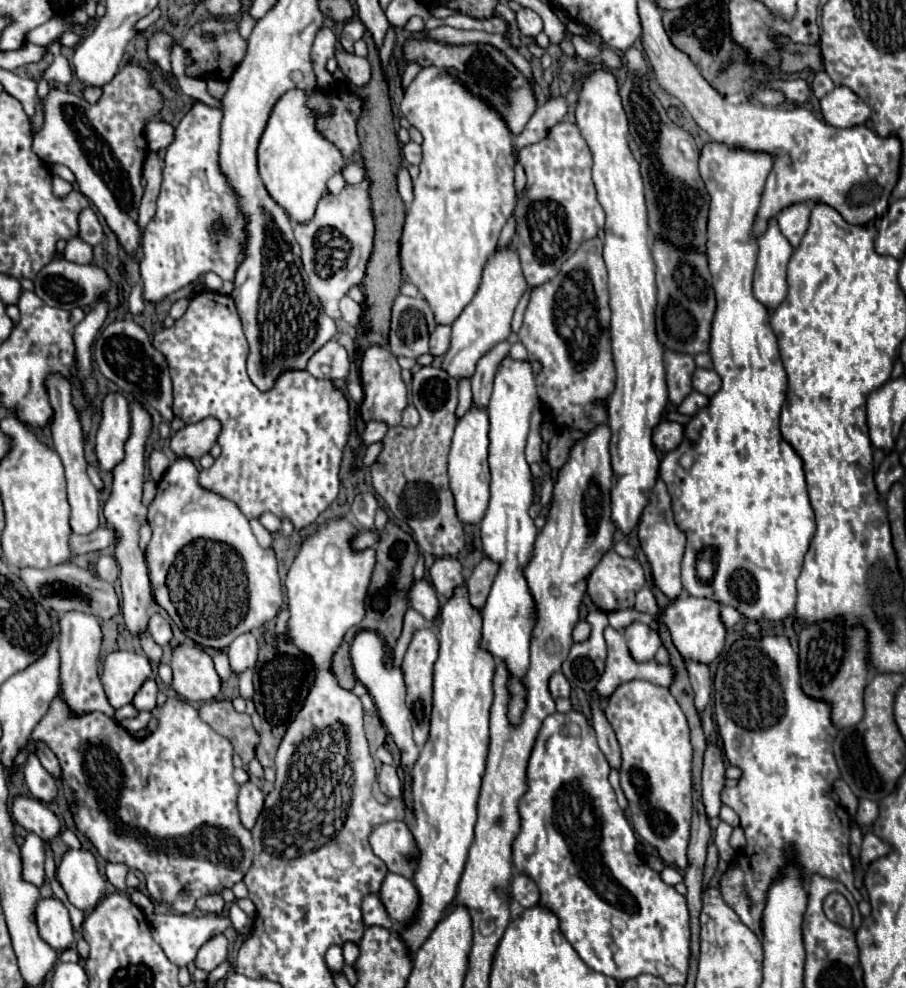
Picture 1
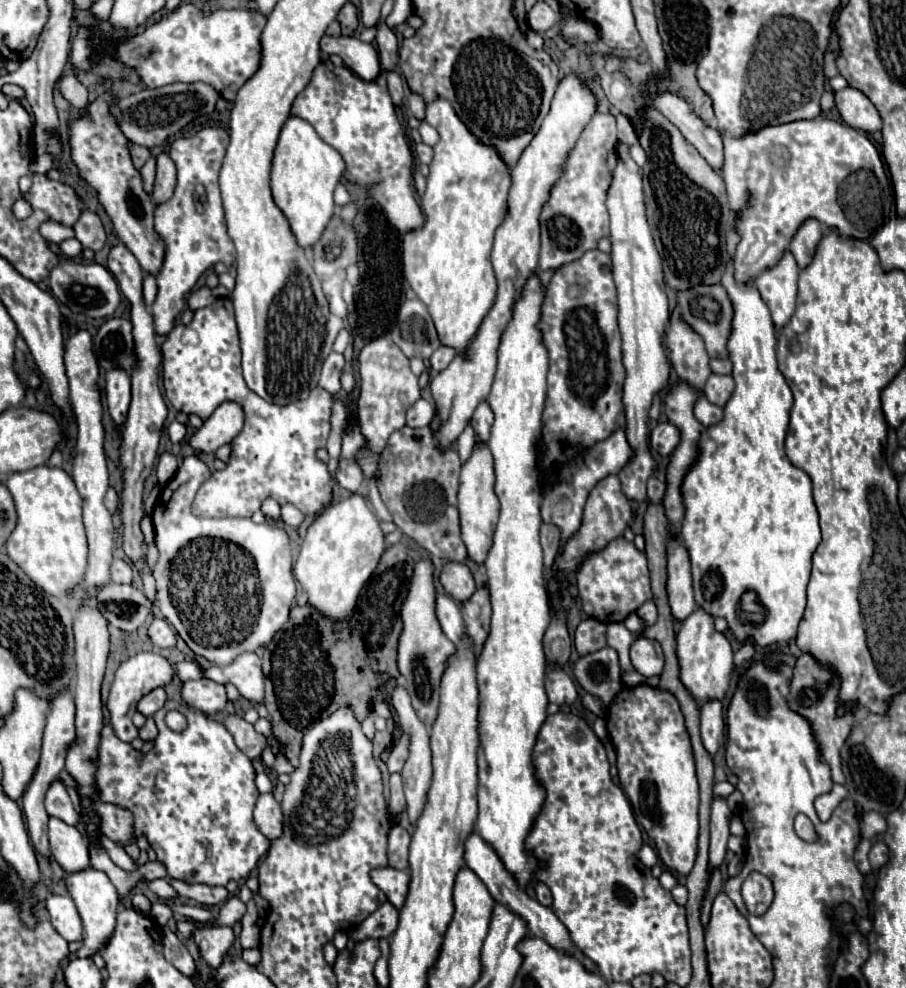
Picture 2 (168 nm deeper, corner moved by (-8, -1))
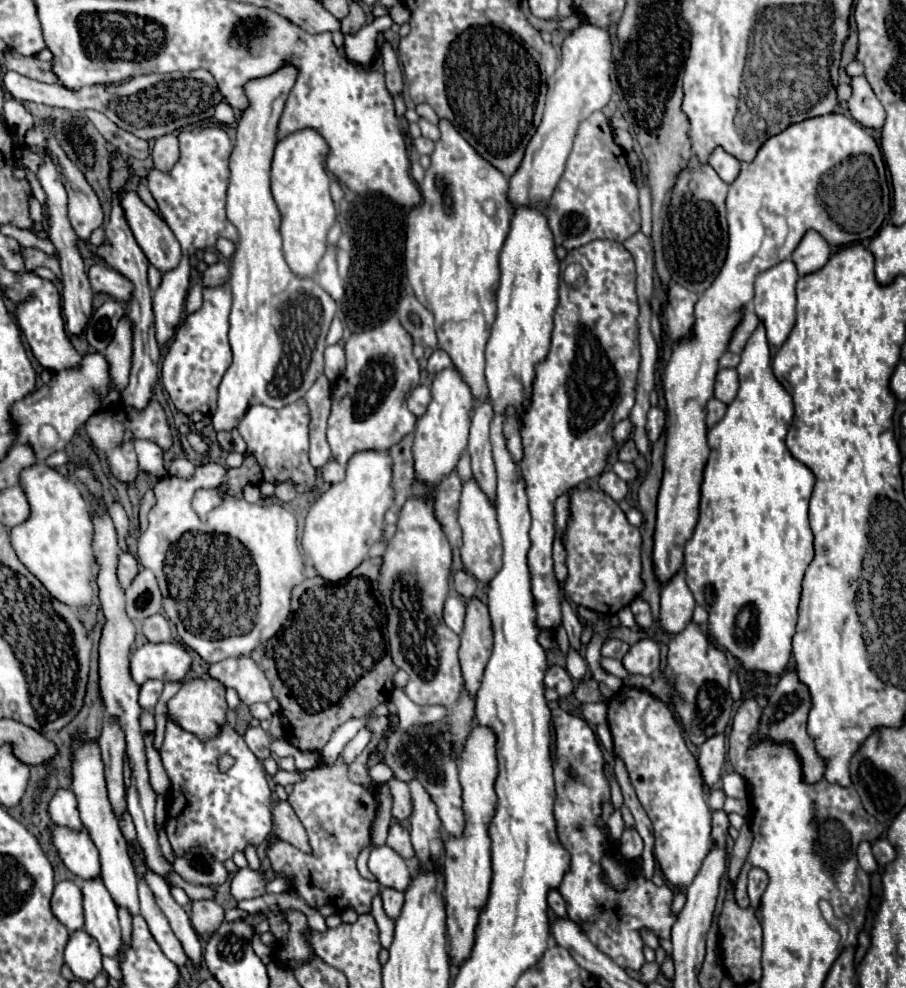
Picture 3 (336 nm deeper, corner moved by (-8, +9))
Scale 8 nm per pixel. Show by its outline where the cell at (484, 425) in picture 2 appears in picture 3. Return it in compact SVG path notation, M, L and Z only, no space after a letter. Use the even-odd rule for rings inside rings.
M478 404L474 408L468 454L472 458L472 472L476 484L488 496L490 504L496 506L496 466L494 466L492 444L490 444L492 416L494 416L494 408L490 404Z

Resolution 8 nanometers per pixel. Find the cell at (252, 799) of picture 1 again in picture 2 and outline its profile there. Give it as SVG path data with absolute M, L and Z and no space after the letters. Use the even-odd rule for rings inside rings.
M260 794L254 806L254 822L266 838L278 838L282 834L282 810L272 794Z

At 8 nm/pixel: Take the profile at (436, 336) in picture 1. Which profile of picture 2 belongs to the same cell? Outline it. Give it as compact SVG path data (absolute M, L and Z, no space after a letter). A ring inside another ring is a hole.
M440 346L440 348L430 356L430 364L432 364L432 368L434 368L436 372L440 372L440 370L444 370L444 368L452 362L454 356L456 356L456 350L454 350L454 348L450 348L450 346Z

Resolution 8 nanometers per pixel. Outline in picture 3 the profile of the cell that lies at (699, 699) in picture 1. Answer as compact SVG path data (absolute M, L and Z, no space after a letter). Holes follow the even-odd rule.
M714 736L710 740L706 740L700 746L700 770L702 770L702 778L704 784L708 788L714 788L714 784L720 780L720 772L722 772L722 764L724 764L724 736Z

